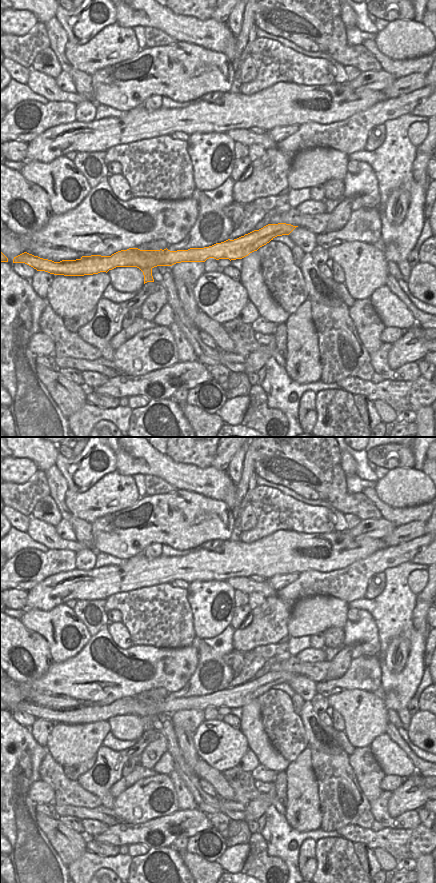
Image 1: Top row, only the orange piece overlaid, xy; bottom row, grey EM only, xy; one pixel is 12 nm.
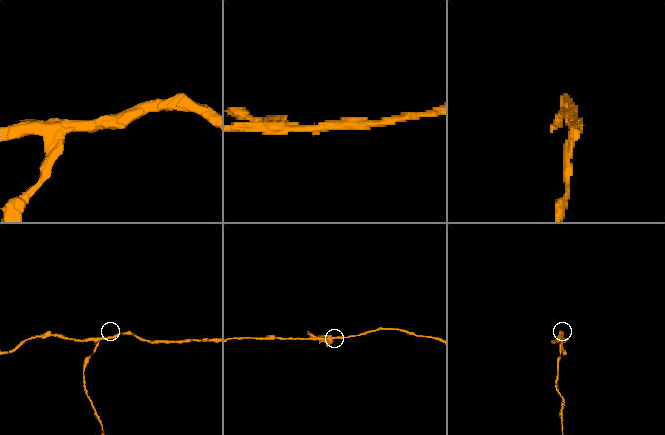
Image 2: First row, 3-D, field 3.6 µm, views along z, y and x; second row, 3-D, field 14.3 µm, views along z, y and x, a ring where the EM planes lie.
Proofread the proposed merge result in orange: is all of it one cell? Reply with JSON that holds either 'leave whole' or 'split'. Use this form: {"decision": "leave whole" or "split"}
{"decision": "split"}

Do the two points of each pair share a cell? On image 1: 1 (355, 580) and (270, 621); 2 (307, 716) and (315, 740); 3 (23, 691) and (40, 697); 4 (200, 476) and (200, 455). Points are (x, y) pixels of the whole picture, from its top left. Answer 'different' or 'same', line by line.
1: same
2: same
3: different
4: different

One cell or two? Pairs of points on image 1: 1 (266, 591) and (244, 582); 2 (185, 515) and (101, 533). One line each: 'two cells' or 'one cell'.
1: one cell
2: one cell

